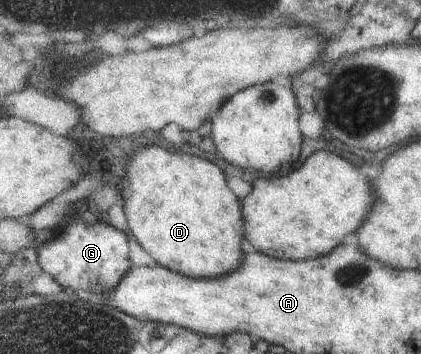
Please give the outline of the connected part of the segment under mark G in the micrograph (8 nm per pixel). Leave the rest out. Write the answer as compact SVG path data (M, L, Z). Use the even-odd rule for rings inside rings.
M97 210L79 213L61 236L43 243L38 250L38 262L43 271L52 275L64 288L85 289L85 297L111 294L134 268L129 249L129 234L103 221Z

